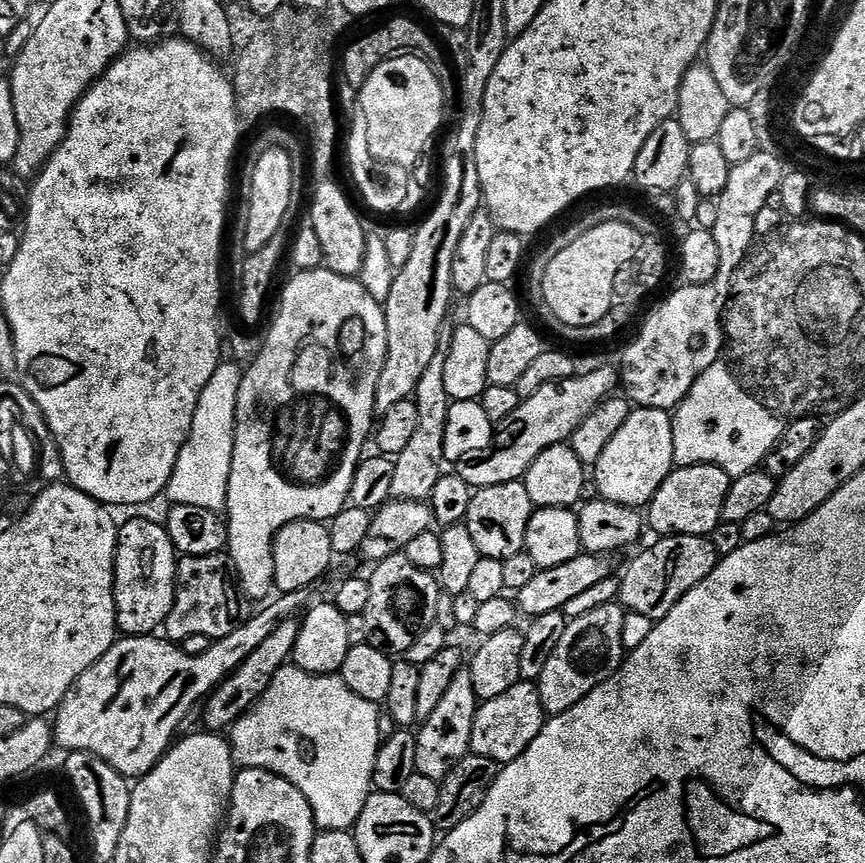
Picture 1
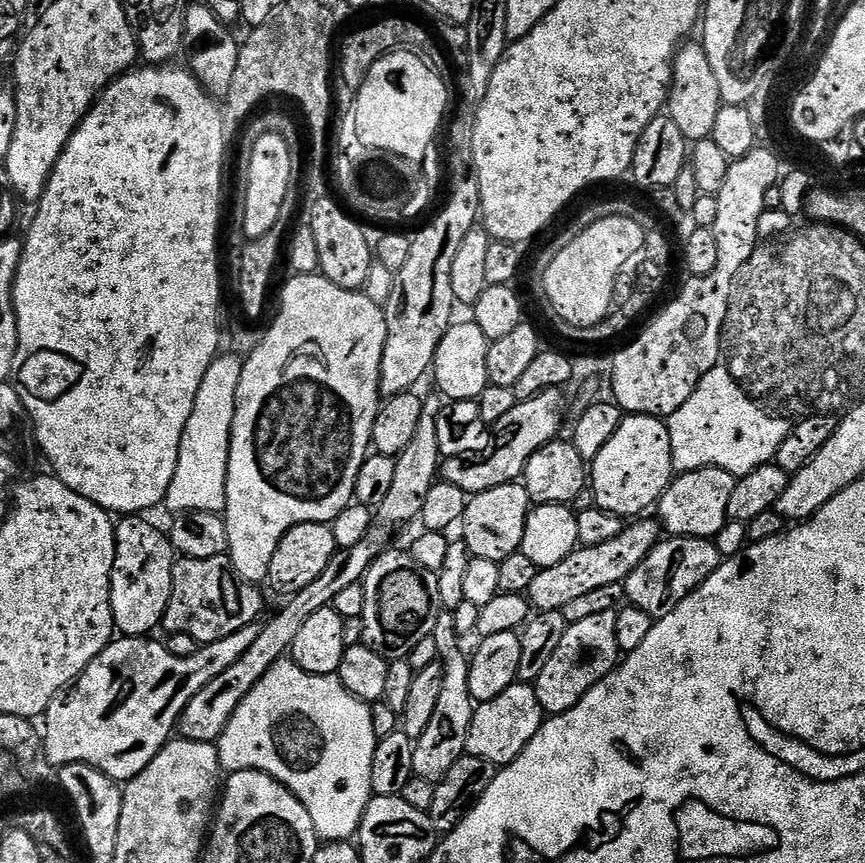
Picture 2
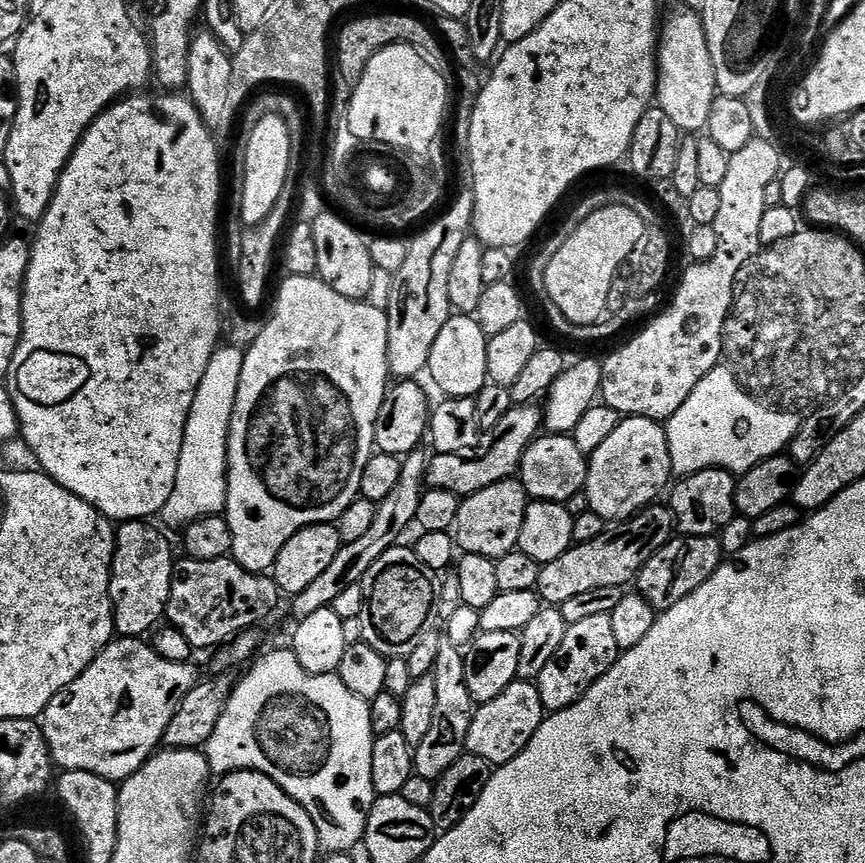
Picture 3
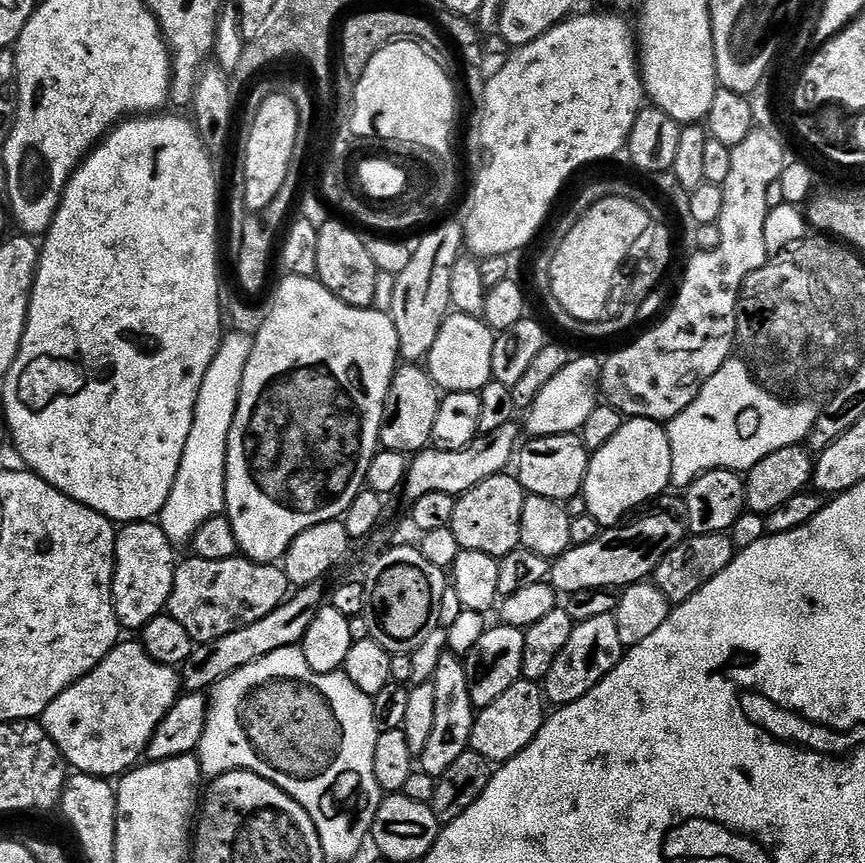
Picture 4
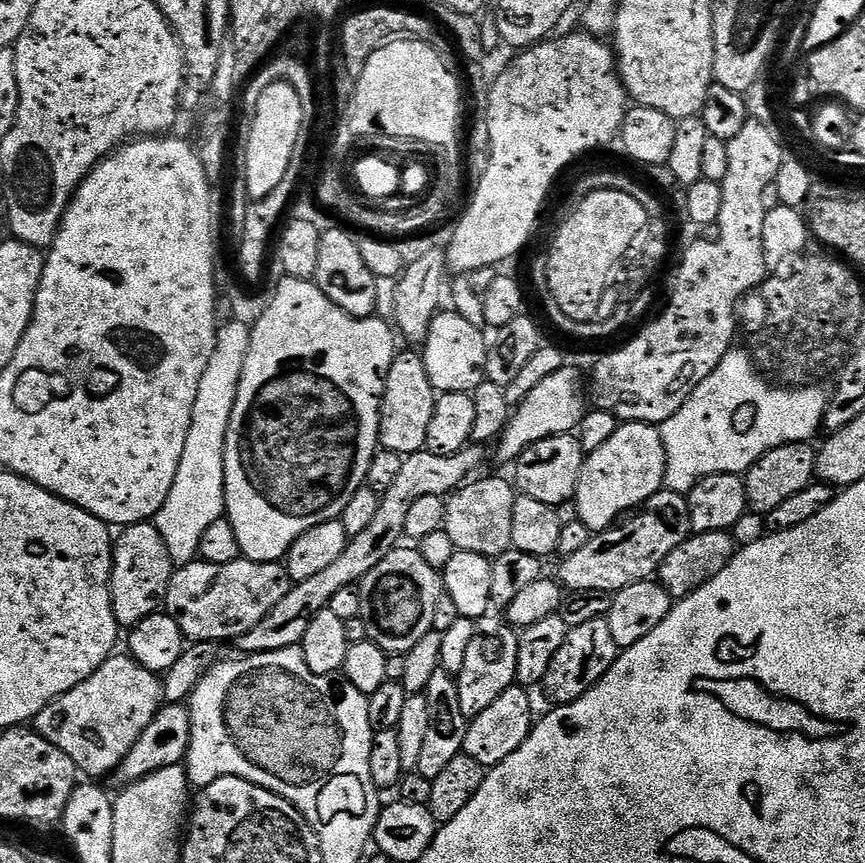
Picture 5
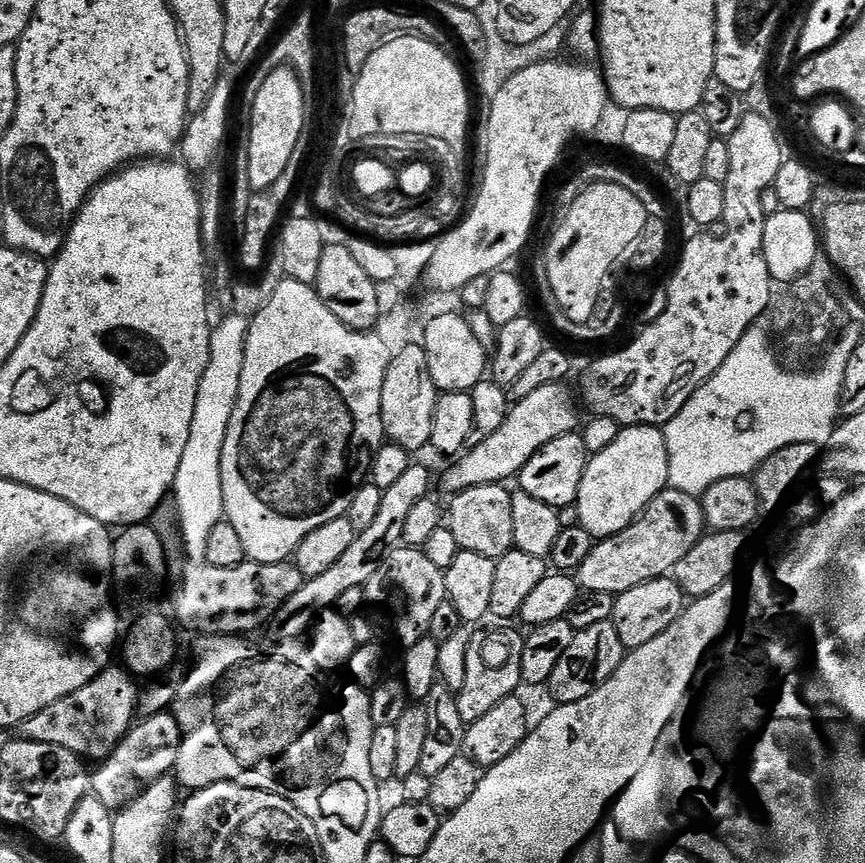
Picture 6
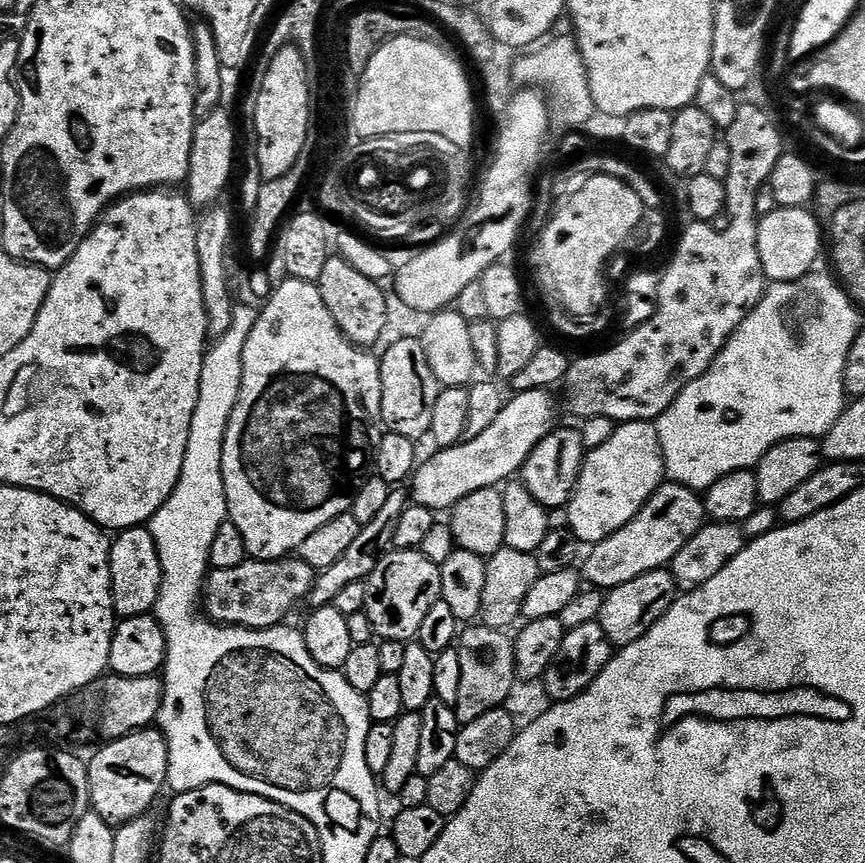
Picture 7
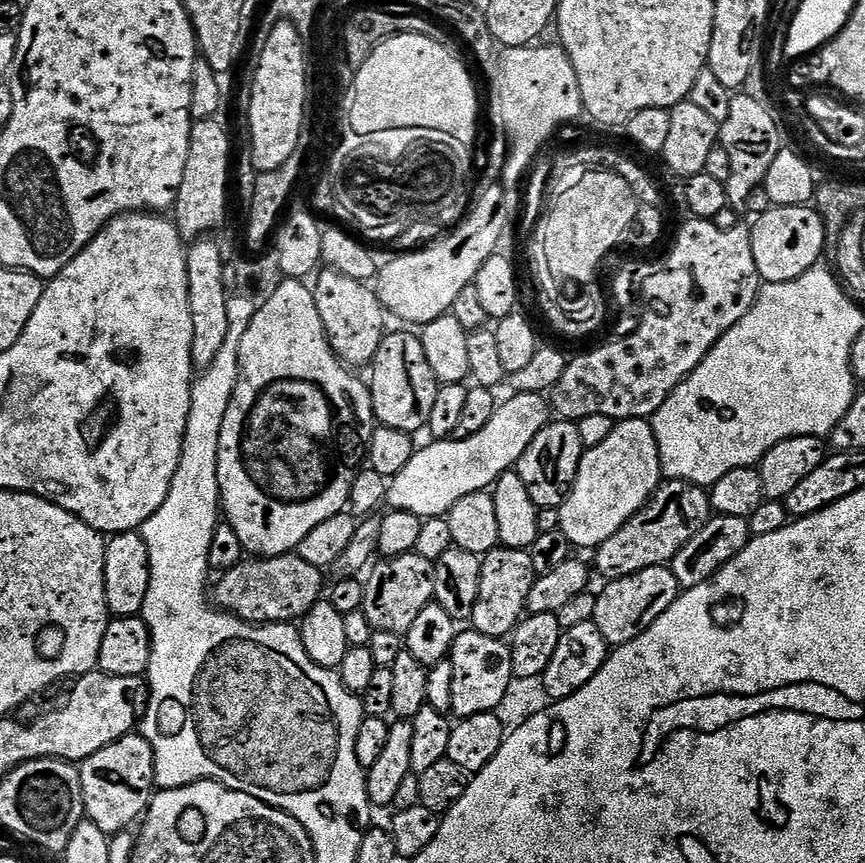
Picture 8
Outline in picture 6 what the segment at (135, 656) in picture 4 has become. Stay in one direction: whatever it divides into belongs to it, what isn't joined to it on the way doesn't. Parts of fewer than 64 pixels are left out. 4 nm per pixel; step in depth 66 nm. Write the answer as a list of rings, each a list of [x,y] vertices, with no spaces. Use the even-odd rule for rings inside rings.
[[[109,666],[86,682],[82,690],[66,694],[66,698],[23,720],[18,726],[19,739],[62,746],[88,762],[104,760],[120,745],[120,740],[137,719],[138,687],[135,683],[131,672],[120,666]]]

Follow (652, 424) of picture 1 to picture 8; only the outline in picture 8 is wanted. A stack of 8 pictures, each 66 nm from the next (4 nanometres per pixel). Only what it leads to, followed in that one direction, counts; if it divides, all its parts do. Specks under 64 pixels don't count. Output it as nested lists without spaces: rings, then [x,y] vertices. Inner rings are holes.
[[[647,419],[619,421],[610,434],[610,438],[606,438],[606,442],[587,449],[581,458],[576,481],[572,484],[572,491],[564,499],[563,506],[559,508],[560,531],[566,534],[573,549],[595,550],[602,542],[606,542],[606,538],[618,534],[622,525],[651,500],[652,493],[660,487],[661,483],[658,442],[654,438],[651,423]]]

